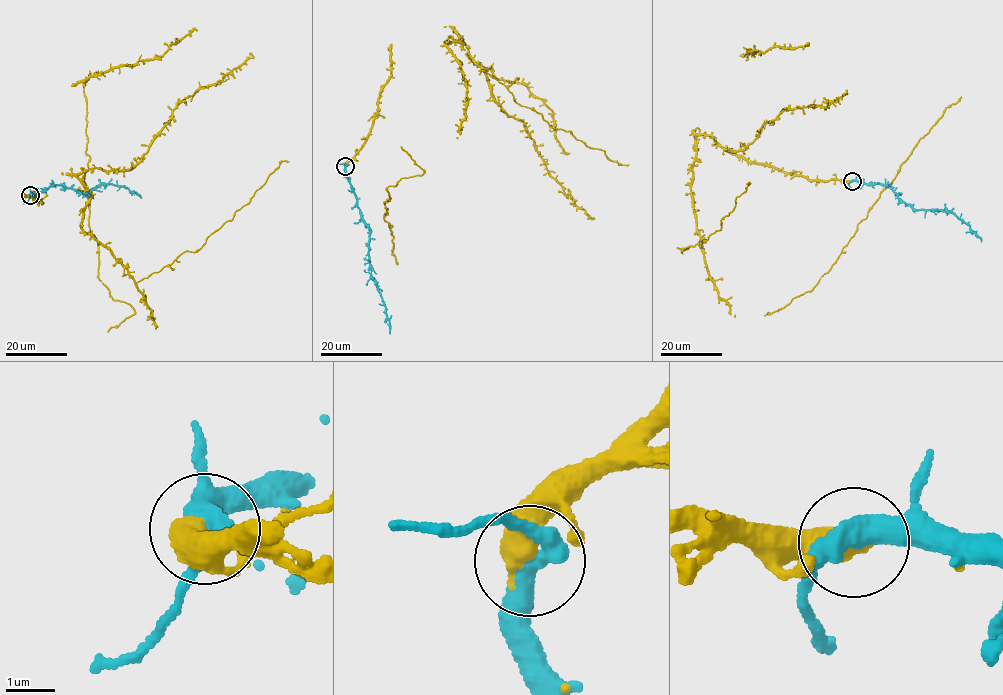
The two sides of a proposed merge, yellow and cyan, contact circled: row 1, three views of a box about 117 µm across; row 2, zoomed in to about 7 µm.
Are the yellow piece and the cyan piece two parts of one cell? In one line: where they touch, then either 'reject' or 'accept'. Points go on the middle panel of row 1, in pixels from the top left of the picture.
(345, 166) | accept

